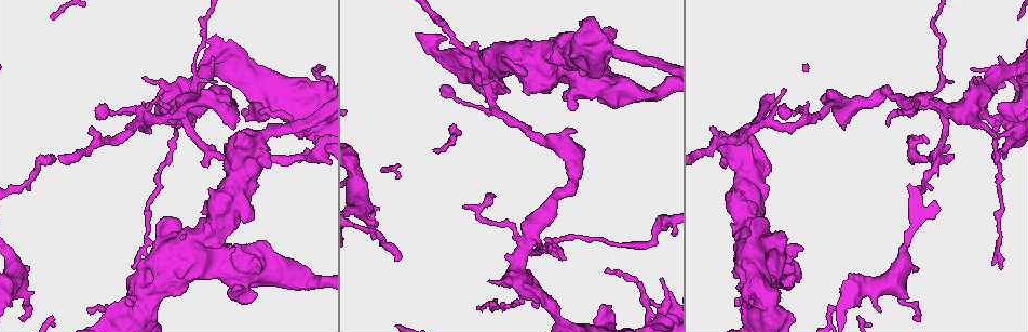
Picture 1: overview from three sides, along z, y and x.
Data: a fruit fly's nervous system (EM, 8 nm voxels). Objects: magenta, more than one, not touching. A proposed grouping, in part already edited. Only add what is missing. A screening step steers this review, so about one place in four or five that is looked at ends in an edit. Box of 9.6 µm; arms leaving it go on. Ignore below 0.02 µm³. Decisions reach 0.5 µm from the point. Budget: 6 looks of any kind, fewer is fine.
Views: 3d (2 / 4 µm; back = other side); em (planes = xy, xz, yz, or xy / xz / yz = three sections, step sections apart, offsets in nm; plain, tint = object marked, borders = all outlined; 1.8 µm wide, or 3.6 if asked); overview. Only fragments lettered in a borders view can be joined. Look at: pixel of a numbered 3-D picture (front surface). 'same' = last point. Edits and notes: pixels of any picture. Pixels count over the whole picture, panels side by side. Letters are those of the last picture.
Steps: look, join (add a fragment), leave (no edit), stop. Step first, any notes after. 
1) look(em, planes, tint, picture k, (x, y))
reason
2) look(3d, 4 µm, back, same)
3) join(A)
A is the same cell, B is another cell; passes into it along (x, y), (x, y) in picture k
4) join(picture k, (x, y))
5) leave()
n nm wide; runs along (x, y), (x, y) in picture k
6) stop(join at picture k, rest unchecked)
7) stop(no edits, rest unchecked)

look(em, xy, step 8, tint, picture 1, (492, 197))
branch stops here

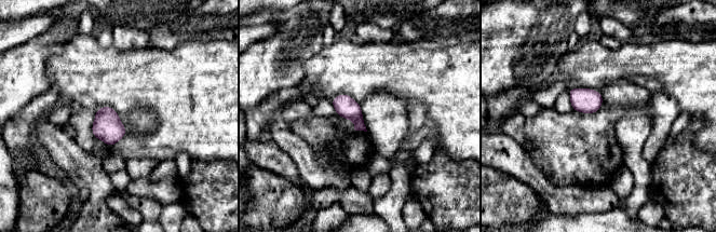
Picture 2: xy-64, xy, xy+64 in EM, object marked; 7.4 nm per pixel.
look(em, planes, borders, same)
another direction

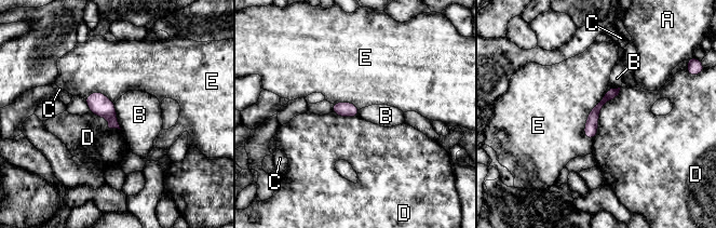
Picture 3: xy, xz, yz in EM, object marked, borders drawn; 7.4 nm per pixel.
leave()
A, B, C, D and E are other cells; runs along (616, 91), (596, 109), (589, 135) in picture 3; none of them fits

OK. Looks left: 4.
look(em, planes, plain, picture 1, (954, 156))
end of a long branch

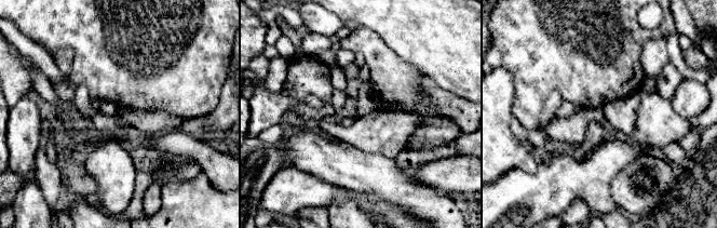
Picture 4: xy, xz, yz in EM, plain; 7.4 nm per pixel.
look(em, planes, borders, same)

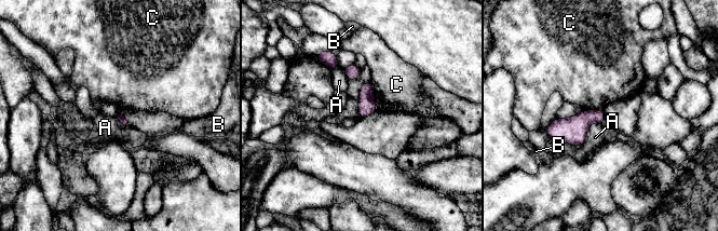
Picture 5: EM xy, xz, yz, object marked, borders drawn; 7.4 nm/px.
leave()
A, B and C are other cells; border along (601, 124), (593, 122), (576, 148) in picture 5; none of them fits

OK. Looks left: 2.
look(em, 3.6 µm, xz, step 4, tint, picture 1, (226, 217))
abrupt turn

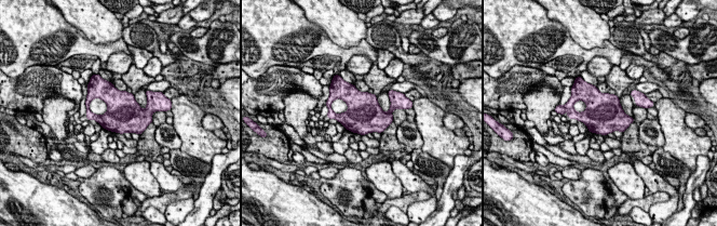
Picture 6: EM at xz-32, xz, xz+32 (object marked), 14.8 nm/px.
look(em, 3.6 µm, planes, borders, same)

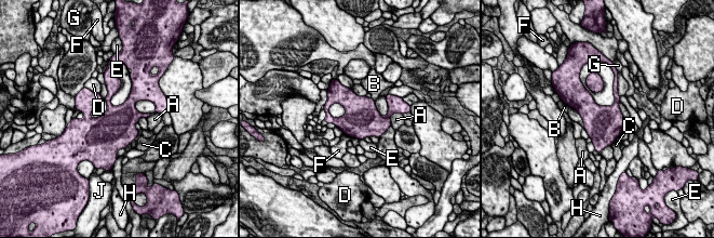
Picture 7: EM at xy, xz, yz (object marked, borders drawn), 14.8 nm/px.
leave()
A, B, C, D, E, F, G, H and J are other cells; none of them fits

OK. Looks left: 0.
stop(no edits, rest unchecked)

